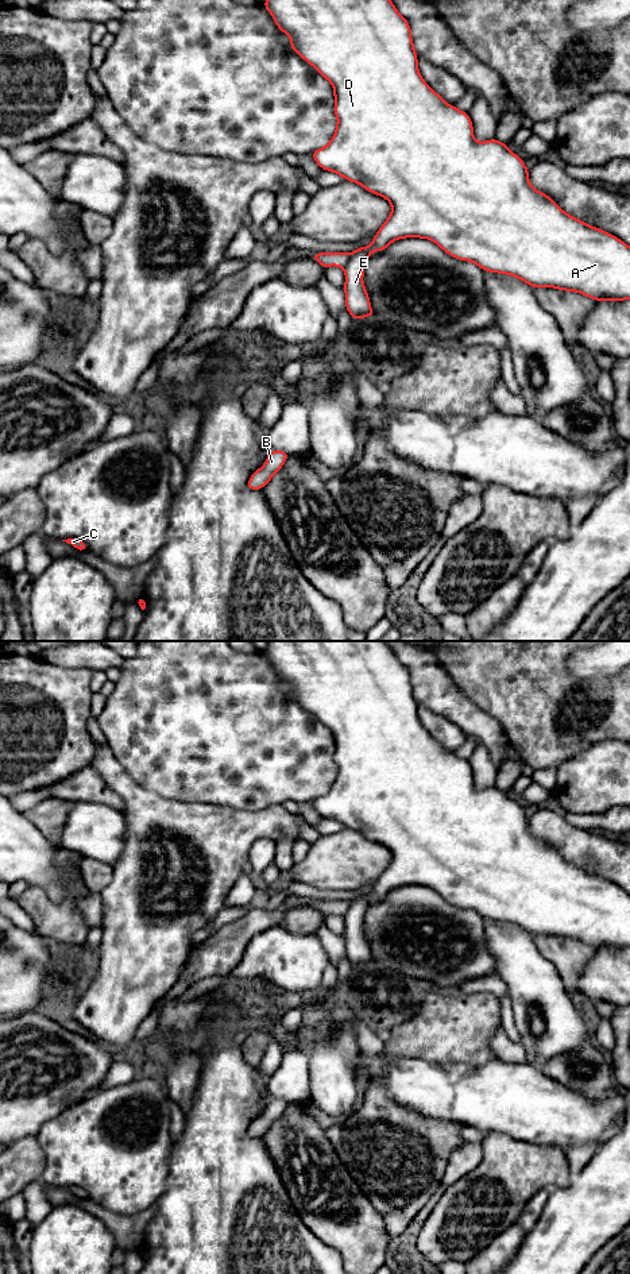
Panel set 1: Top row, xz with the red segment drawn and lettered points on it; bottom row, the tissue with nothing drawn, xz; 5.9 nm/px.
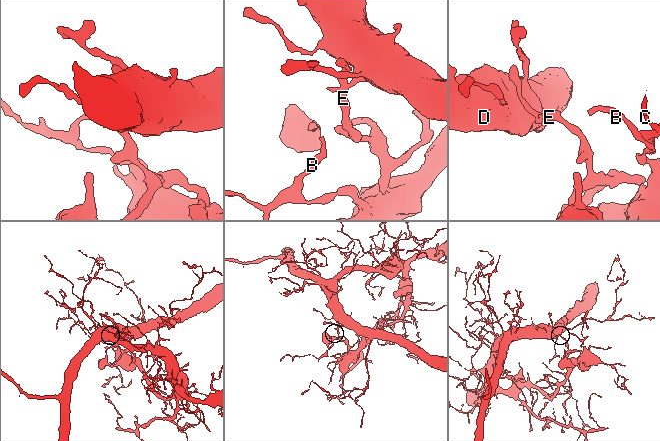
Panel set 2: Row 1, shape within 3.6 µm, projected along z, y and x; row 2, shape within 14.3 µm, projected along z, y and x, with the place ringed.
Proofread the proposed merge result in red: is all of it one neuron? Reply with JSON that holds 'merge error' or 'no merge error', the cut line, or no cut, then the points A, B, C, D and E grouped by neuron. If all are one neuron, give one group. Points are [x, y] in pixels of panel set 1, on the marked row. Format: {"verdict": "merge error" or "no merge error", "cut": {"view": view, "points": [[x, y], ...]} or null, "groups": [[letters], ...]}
{"verdict": "merge error", "cut": {"view": "xz", "points": [[352, 253], [343, 267]]}, "groups": [["A", "B", "C", "D"], ["E"]]}

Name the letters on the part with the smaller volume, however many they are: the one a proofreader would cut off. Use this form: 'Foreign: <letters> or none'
Foreign: E

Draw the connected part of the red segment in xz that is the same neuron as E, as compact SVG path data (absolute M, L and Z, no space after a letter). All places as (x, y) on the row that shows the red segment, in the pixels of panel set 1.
M360 246L352 252L347 266L344 267L345 282L345 309L353 320L363 317L374 317L370 296L364 287L364 267L370 258L367 247Z

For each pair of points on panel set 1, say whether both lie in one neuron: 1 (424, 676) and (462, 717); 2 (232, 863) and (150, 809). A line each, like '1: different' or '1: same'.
1: same
2: same

